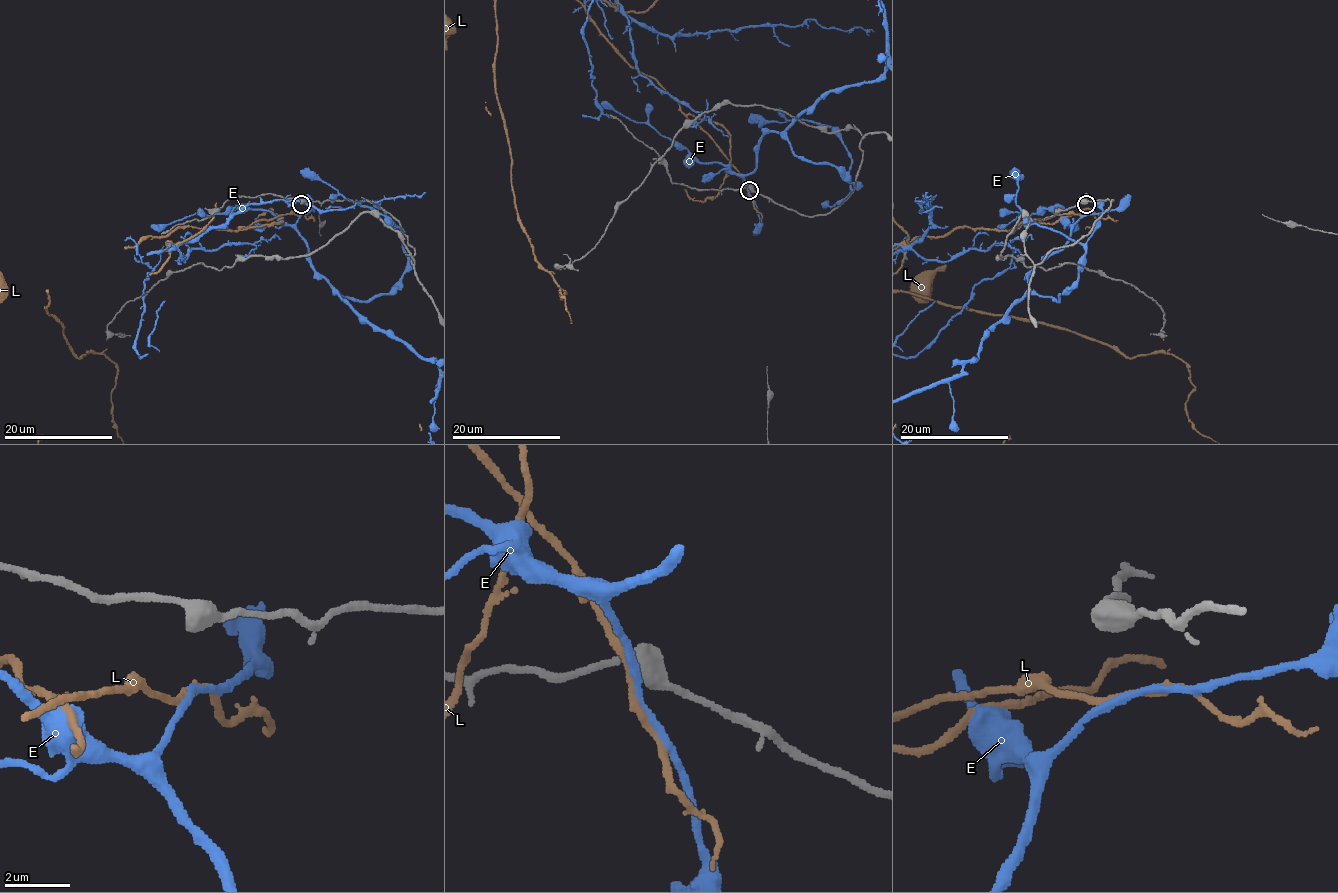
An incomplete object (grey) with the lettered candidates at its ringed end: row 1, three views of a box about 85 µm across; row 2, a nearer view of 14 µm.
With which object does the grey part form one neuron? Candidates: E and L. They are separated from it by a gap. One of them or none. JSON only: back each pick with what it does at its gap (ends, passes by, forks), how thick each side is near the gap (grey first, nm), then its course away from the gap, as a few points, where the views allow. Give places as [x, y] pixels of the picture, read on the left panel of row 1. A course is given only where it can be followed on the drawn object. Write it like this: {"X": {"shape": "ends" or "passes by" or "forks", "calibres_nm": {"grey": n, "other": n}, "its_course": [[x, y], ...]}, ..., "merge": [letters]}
{"L": {"shape": "passes by", "calibres_nm": {"grey": 480, "other": 200}}, "merge": ["L"]}

